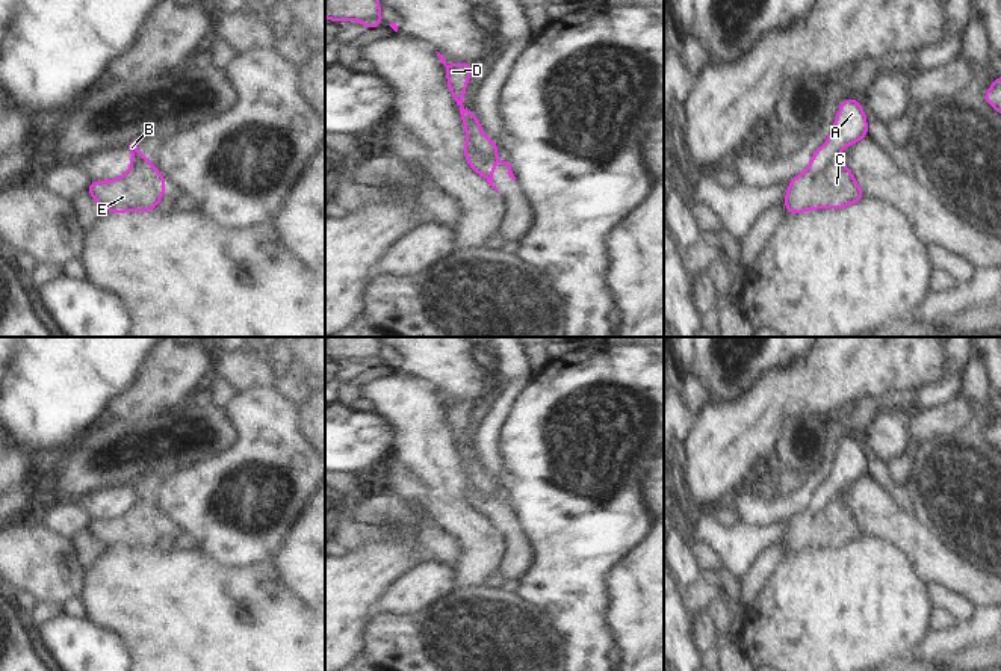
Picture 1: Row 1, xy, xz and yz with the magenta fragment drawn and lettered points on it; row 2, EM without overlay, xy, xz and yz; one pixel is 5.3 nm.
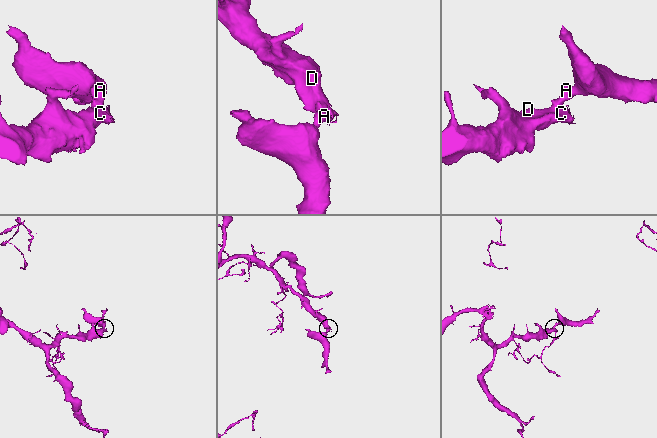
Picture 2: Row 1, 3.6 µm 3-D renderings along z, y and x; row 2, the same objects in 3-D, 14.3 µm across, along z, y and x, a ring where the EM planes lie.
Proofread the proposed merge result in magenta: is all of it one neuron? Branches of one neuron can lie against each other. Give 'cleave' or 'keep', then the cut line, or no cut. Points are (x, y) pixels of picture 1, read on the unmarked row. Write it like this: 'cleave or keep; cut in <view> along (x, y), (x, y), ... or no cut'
cleave; cut in xz along (498, 487), (493, 484), (477, 484), (472, 488)

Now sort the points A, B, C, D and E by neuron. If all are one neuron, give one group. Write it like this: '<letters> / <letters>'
A B / C D E

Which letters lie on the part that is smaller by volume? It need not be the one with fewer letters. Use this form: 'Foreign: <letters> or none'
Foreign: A, B

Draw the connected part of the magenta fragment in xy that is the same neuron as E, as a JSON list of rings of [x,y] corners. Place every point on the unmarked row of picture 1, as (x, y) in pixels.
[[[129,508],[119,517],[91,520],[88,530],[106,550],[150,550],[163,536],[166,520],[156,509]]]

